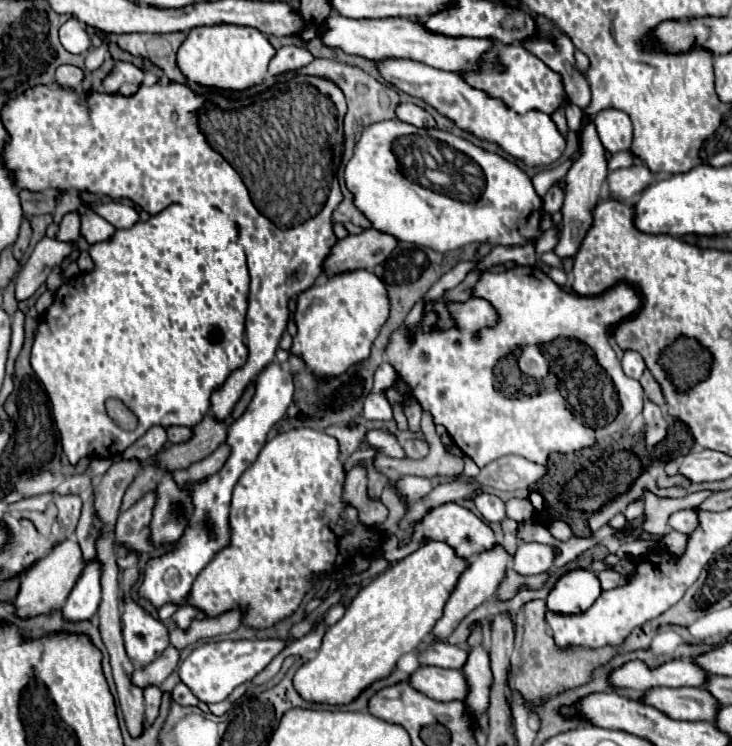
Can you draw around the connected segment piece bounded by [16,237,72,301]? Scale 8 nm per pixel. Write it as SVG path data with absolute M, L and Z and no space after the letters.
M44 237L32 251L30 259L26 261L24 269L16 277L16 301L30 299L42 283L46 283L46 277L50 271L60 265L72 251L72 243L64 243L58 239Z

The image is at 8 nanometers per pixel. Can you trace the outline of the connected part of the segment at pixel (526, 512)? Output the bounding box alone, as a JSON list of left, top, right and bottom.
[506,497,534,523]

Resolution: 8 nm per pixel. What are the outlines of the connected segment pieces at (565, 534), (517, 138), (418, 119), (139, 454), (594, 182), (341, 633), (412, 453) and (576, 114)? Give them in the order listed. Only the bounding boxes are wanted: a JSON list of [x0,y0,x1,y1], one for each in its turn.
[[547,521,572,541],[376,59,566,167],[396,101,436,129],[122,427,166,461],[554,123,608,259],[294,541,468,705],[404,439,428,459],[566,103,584,133]]

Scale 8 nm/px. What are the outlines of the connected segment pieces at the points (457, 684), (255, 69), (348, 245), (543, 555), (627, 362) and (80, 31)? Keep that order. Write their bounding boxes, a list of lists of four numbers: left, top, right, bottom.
[[410,665,470,701],[176,25,276,91],[324,229,396,275],[514,543,554,575],[622,351,646,379],[58,17,92,55]]

